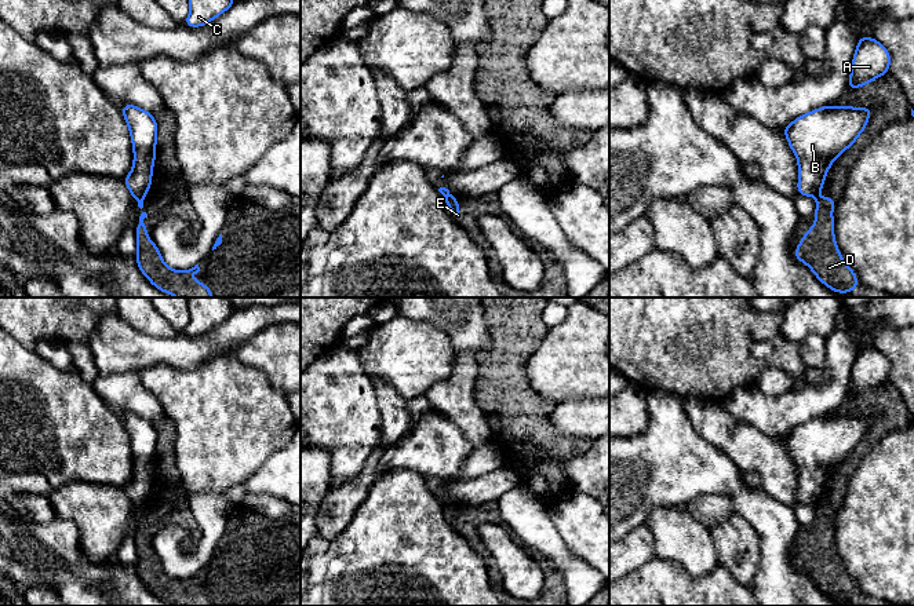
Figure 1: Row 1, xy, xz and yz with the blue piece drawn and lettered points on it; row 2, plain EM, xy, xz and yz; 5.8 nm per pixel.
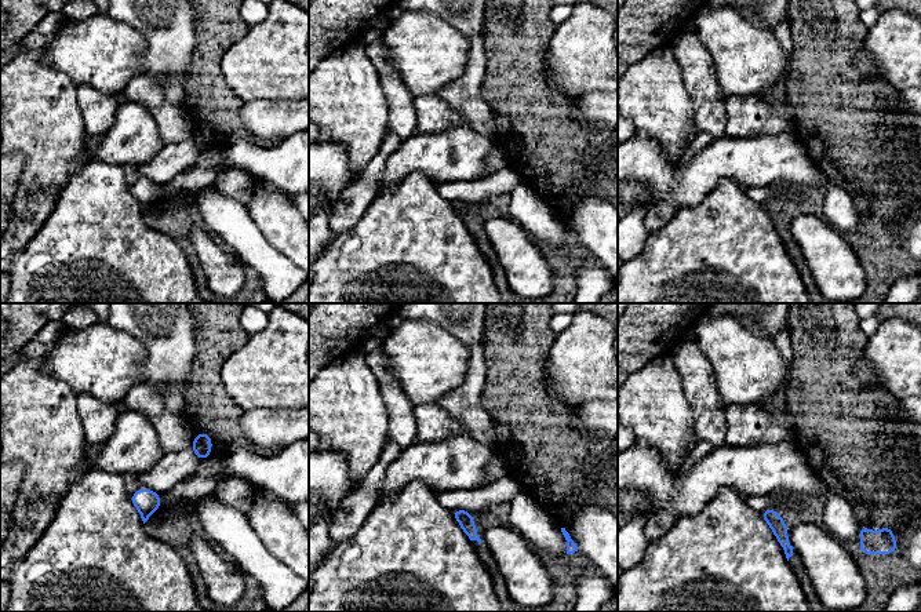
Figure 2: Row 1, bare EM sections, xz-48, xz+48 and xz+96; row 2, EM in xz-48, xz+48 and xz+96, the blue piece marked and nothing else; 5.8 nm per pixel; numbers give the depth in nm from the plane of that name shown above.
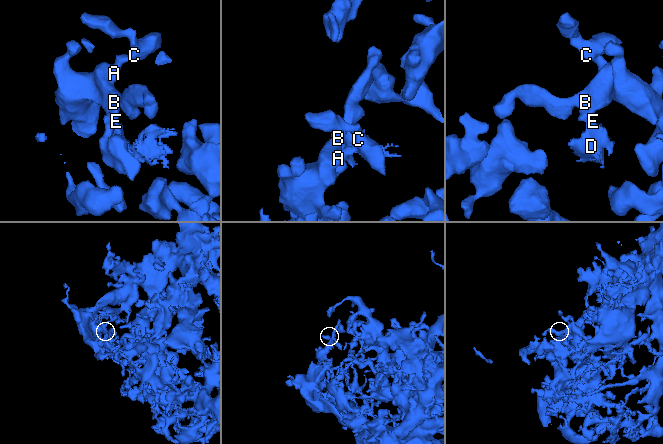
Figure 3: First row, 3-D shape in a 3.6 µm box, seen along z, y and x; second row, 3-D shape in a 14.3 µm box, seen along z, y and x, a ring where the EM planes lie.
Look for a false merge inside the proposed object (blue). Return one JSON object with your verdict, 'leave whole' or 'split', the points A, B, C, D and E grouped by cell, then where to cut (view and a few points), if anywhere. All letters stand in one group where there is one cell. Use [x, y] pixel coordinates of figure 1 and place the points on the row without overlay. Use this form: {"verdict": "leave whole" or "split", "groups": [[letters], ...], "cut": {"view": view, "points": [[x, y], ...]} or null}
{"verdict": "split", "groups": [["A", "B", "C"], ["D", "E"]], "cut": {"view": "xz", "points": [[451, 503], [445, 507]]}}

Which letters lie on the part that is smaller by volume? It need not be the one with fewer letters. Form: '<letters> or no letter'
D, E

